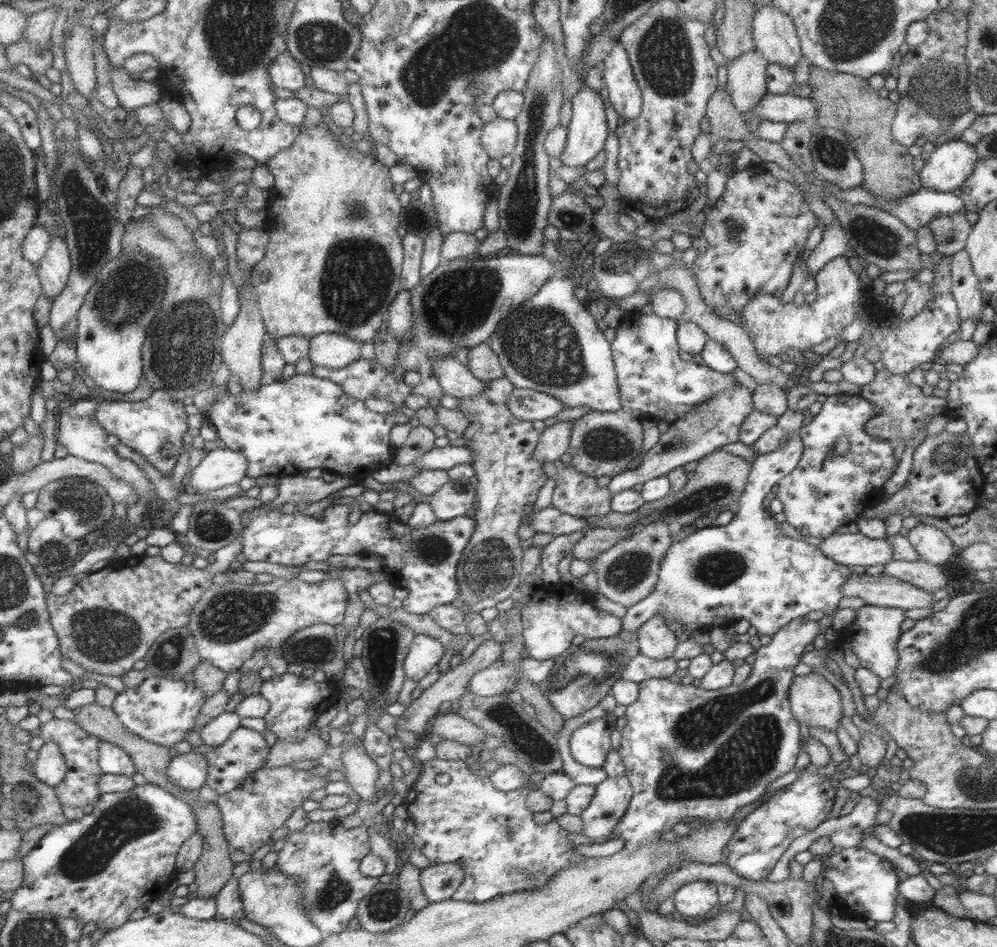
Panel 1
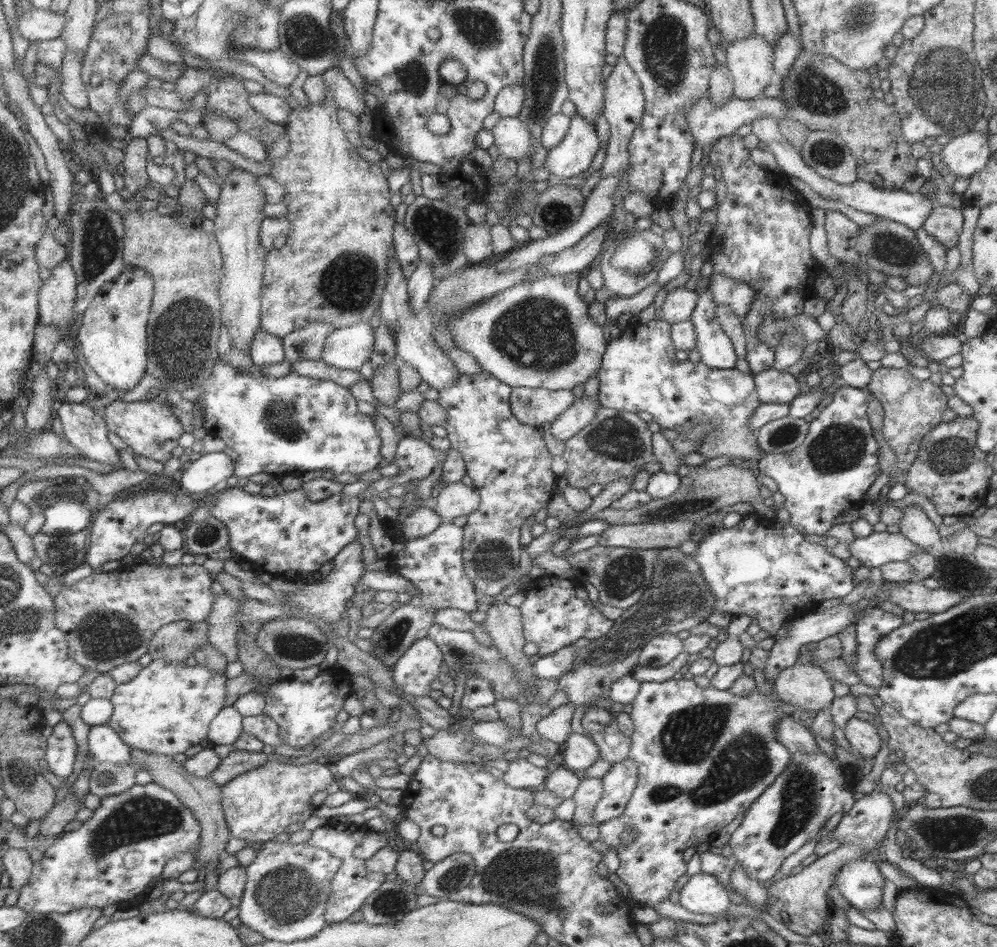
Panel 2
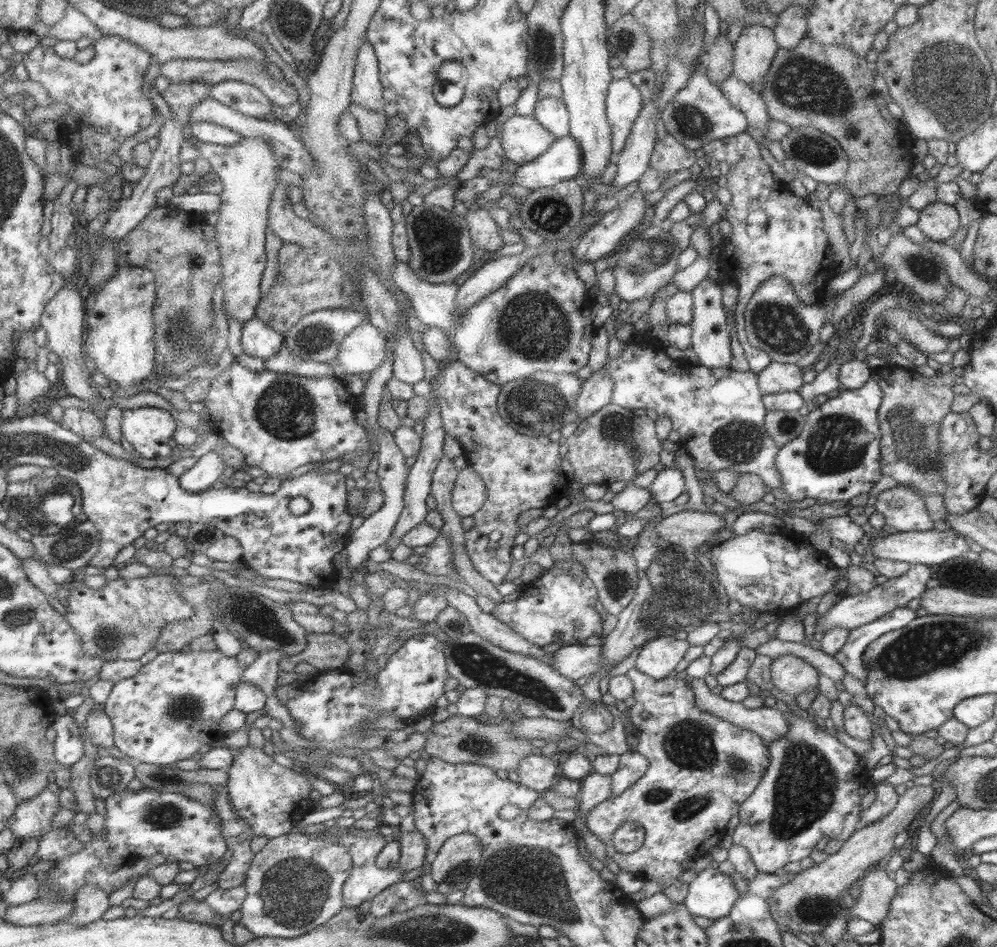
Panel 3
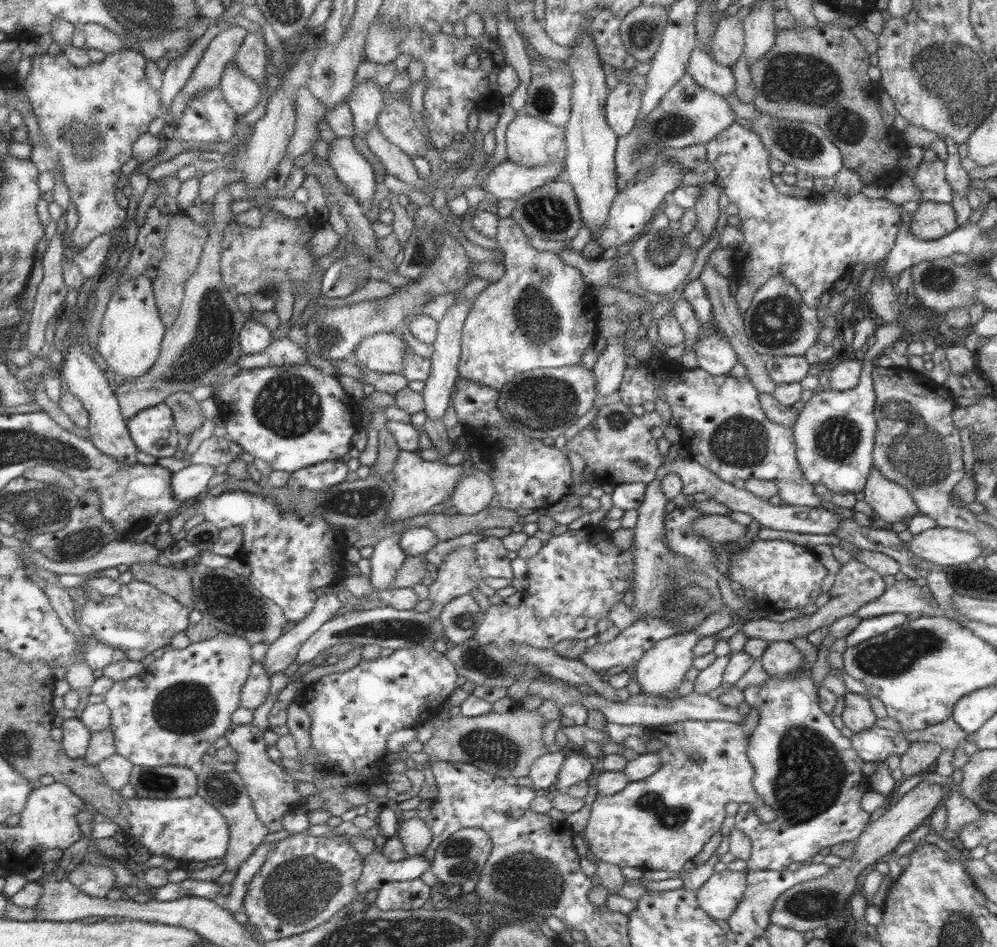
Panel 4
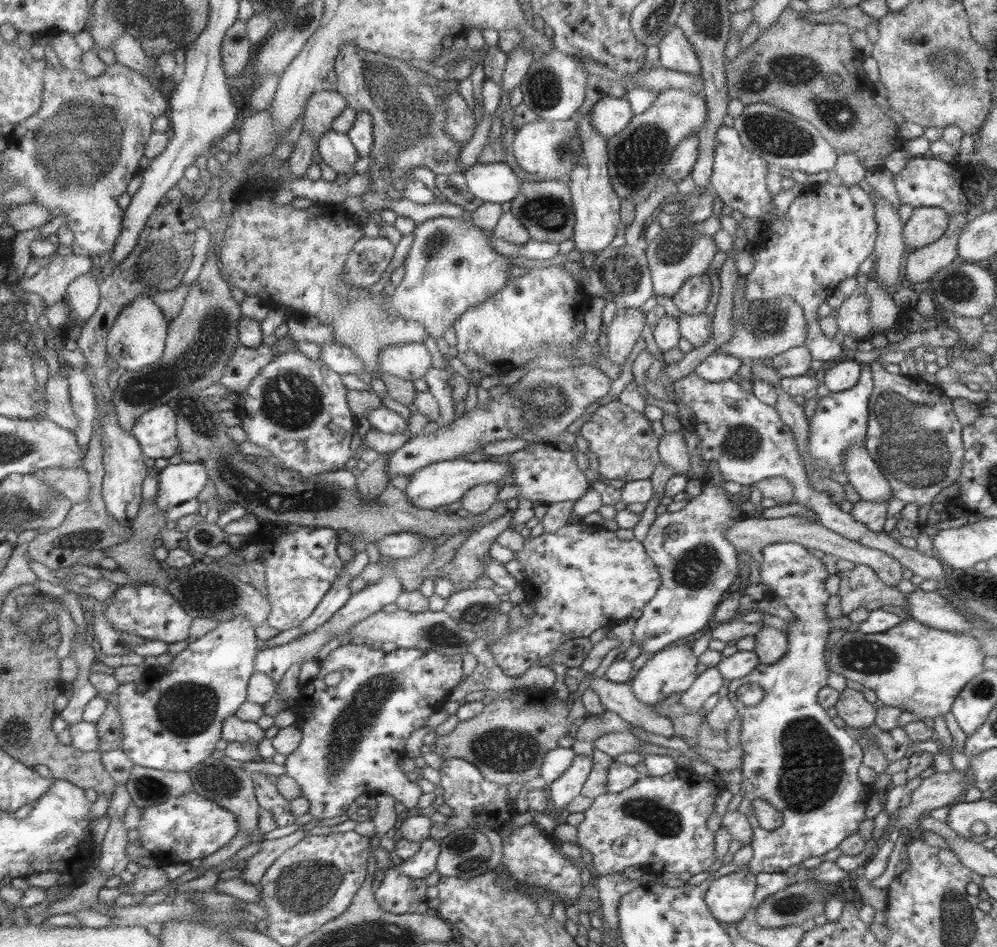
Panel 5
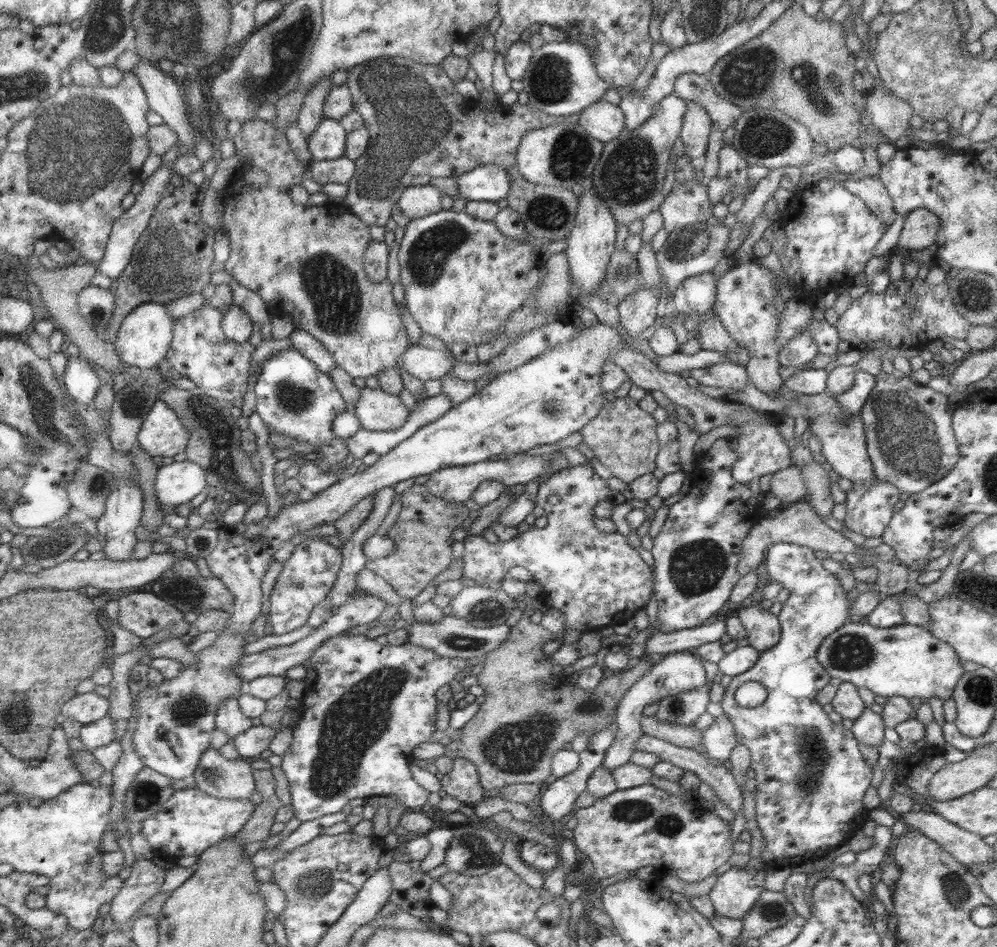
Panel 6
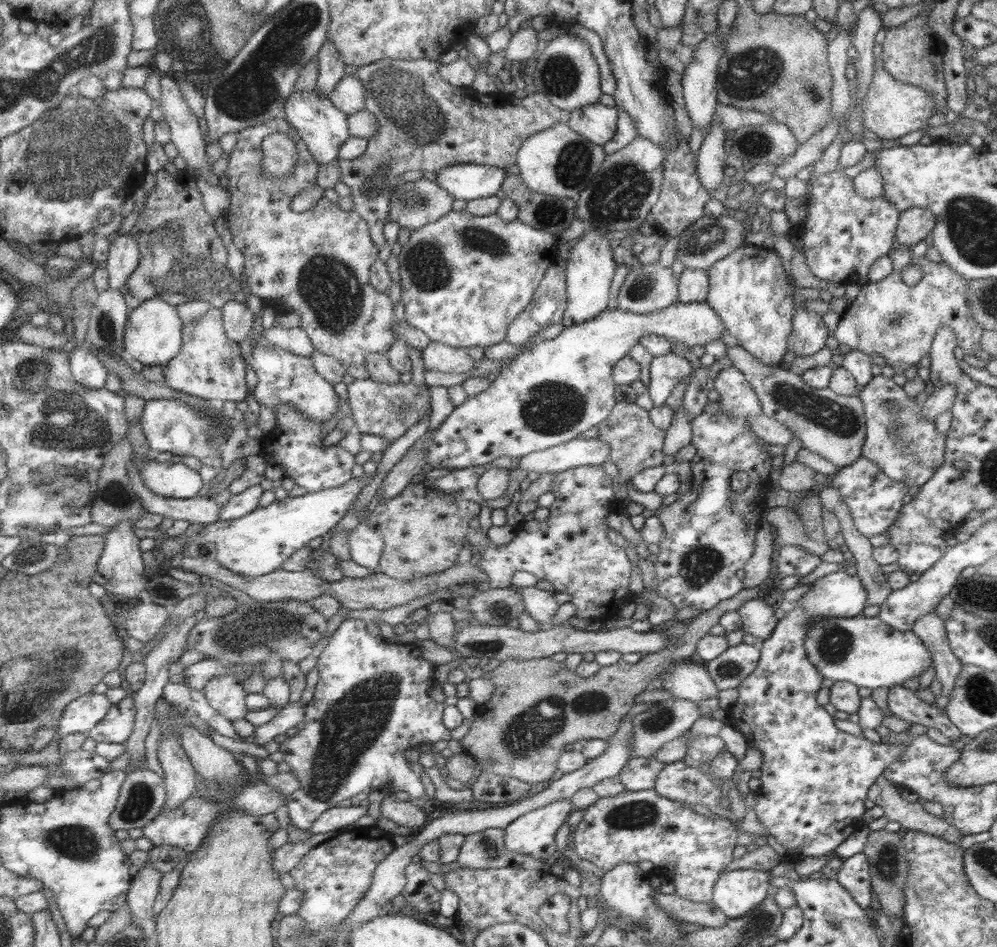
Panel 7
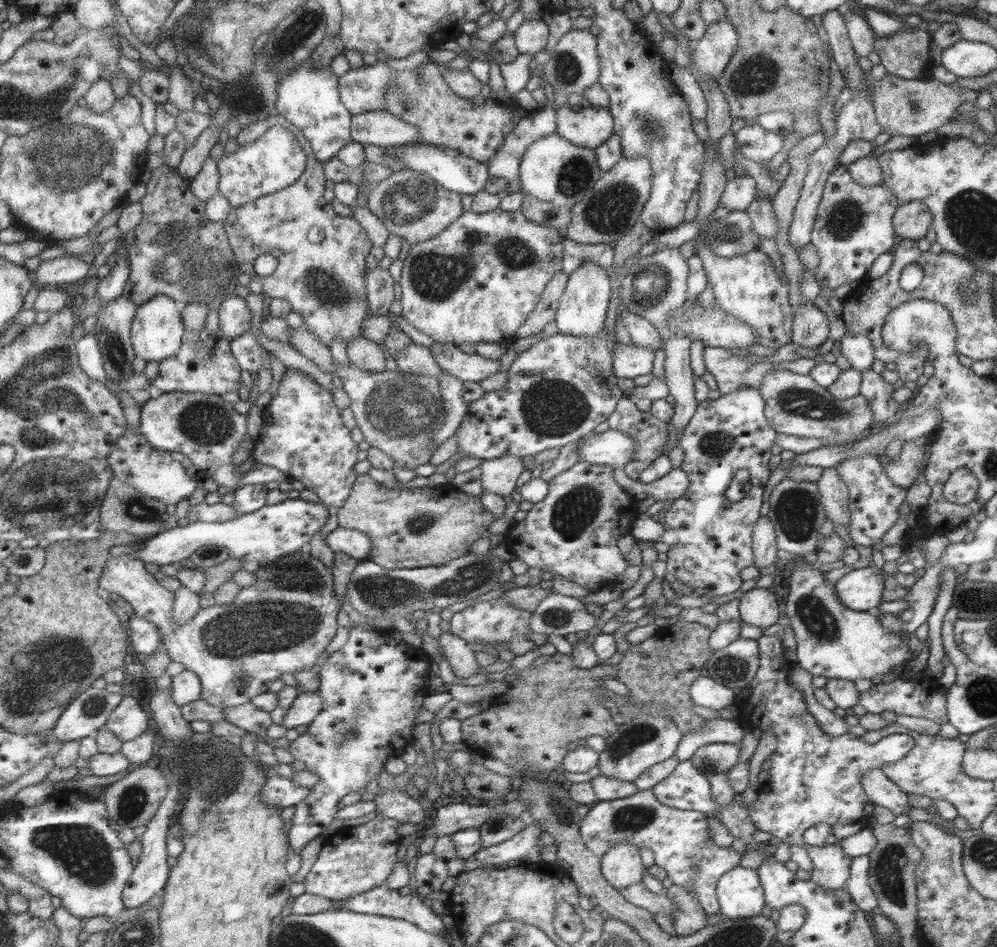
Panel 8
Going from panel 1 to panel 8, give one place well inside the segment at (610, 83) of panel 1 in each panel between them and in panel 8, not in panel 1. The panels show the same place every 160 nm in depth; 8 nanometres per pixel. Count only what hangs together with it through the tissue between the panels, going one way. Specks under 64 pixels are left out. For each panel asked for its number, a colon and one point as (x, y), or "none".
2: (623, 106)
3: (623, 101)
4: (622, 104)
5: (608, 116)
6: (602, 121)
7: (596, 122)
8: (588, 126)

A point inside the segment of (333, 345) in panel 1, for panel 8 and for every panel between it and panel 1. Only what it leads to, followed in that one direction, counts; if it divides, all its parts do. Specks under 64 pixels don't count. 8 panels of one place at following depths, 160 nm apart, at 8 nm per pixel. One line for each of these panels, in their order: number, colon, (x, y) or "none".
2: (346, 348)
3: (363, 350)
4: (383, 352)
5: (409, 361)
6: (423, 363)
7: (438, 357)
8: (466, 367)

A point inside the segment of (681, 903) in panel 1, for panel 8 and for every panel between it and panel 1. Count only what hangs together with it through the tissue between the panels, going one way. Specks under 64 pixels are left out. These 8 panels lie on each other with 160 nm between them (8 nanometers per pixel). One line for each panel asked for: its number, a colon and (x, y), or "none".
2: (702, 894)
3: (711, 893)
4: (719, 895)
5: (729, 898)
6: (735, 891)
7: (735, 893)
8: (739, 893)

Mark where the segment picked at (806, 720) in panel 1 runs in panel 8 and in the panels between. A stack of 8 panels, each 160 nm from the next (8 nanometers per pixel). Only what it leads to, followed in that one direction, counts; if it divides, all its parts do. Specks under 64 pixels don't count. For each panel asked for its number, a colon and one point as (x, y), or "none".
2: (805, 686)
3: (790, 674)
4: (780, 658)
5: (770, 643)
6: (762, 628)
7: (757, 617)
8: (758, 607)

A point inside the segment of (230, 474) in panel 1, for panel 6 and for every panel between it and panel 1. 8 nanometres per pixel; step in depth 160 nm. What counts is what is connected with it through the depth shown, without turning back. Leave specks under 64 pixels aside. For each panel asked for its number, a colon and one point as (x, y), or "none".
2: (202, 473)
3: (204, 473)
4: (188, 483)
5: (176, 483)
6: (178, 482)

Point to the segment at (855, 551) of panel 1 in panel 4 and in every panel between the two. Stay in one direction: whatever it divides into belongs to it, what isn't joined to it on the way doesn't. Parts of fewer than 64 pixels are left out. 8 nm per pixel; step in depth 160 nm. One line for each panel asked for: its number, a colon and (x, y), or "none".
2: (877, 548)
3: (931, 547)
4: (945, 547)

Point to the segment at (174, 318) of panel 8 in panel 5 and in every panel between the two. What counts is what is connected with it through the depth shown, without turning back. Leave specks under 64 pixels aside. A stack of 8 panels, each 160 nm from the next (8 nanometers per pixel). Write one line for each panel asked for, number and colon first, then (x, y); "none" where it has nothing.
5: (136, 340)
6: (143, 340)
7: (152, 335)

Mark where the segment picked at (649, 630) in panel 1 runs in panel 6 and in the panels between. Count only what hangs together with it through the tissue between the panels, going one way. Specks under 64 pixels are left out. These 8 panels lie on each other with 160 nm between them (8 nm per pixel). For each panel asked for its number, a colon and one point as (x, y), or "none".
2: (661, 649)
3: (657, 658)
4: (661, 669)
5: (670, 670)
6: (676, 672)

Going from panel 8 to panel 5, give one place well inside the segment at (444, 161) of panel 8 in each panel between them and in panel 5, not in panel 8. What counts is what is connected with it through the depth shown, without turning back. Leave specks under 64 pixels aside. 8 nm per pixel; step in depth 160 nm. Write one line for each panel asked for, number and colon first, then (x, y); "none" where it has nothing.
5: (490, 182)
6: (488, 183)
7: (463, 181)

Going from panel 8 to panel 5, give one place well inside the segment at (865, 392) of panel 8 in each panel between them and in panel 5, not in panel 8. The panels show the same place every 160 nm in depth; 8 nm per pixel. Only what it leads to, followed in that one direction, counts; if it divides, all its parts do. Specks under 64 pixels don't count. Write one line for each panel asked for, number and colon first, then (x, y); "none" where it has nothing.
5: (912, 434)
6: (910, 442)
7: (906, 448)

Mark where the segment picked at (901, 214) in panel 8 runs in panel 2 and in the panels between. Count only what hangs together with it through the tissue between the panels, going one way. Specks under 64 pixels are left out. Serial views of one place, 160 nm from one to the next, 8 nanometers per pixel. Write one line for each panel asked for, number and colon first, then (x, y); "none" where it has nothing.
2: (944, 223)
3: (937, 221)
4: (931, 220)
5: (926, 224)
6: (918, 230)
7: (913, 225)

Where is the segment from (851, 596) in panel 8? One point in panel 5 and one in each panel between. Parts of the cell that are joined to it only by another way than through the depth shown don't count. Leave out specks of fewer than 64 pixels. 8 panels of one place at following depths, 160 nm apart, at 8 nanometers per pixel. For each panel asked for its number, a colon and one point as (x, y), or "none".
5: (794, 757)
6: (810, 778)
7: (814, 778)

